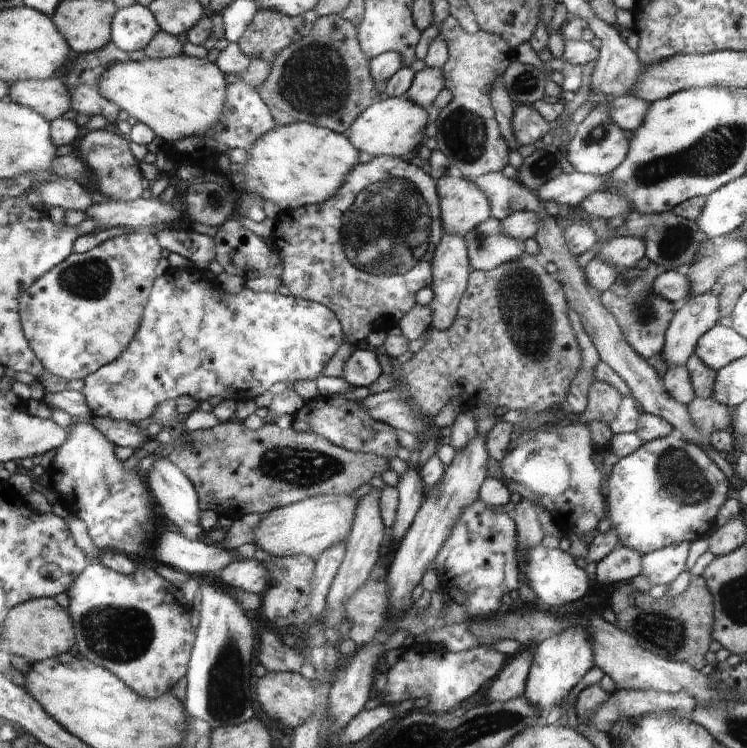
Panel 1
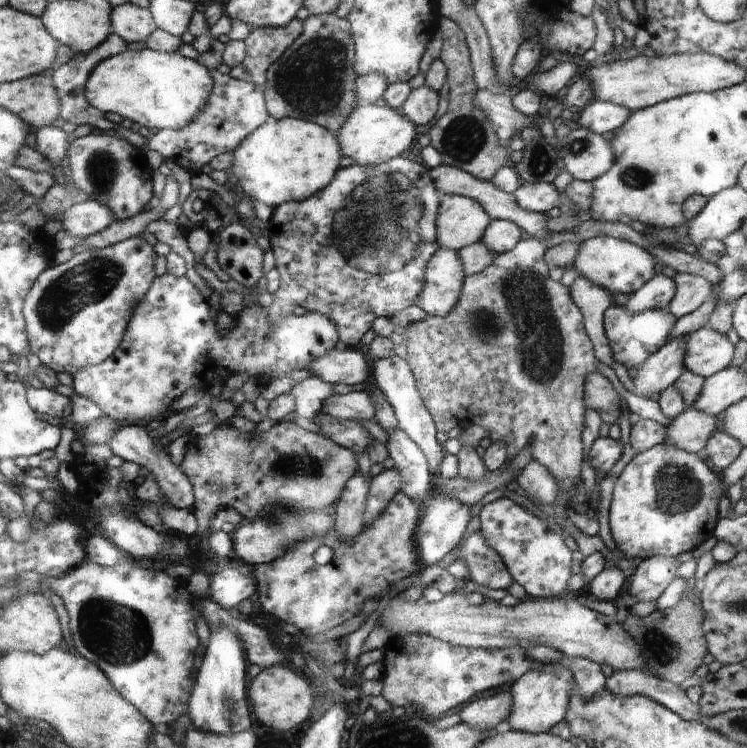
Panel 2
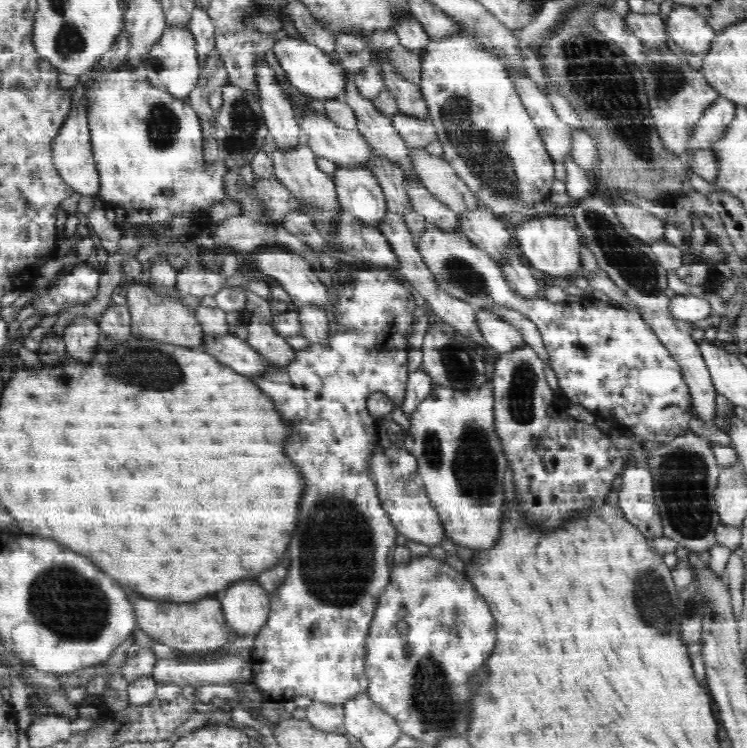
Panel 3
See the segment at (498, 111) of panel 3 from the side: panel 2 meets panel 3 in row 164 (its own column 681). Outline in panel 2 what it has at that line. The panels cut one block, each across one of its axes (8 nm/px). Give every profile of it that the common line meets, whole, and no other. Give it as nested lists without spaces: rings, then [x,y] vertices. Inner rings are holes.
[[[662,443],[637,453],[618,476],[609,511],[610,530],[617,548],[628,558],[647,559],[650,556],[678,557],[684,552],[696,550],[712,534],[718,520],[718,502],[724,498],[724,484],[710,466],[673,445]]]

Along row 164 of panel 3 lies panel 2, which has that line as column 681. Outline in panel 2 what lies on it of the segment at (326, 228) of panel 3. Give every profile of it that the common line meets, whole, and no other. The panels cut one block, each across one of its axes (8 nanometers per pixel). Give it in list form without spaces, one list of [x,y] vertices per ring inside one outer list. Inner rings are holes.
[[[676,273],[672,279],[677,289],[667,310],[676,318],[694,312],[713,294],[713,286],[703,276]]]

